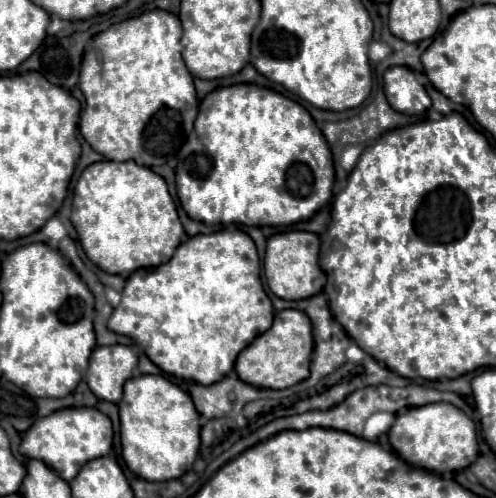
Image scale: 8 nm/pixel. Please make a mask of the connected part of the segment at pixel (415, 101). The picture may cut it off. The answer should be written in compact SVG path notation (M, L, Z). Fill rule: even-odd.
M392 66L384 72L384 92L388 104L402 114L422 114L432 106L426 88L406 66Z

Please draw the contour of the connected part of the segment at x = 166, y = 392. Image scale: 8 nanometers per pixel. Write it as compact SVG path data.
M142 374L138 378L130 378L124 384L124 398L118 404L120 408L120 436L122 436L122 458L126 466L144 480L150 482L164 482L174 480L186 474L198 454L200 448L200 414L196 414L192 398L176 384L172 384L164 376Z

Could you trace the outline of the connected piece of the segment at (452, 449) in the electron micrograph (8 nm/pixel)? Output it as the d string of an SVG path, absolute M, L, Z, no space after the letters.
M434 402L428 406L414 406L412 410L402 410L396 414L396 420L390 428L390 444L394 450L412 466L432 470L432 472L458 472L470 466L478 456L478 440L476 440L476 424L454 404L450 402Z

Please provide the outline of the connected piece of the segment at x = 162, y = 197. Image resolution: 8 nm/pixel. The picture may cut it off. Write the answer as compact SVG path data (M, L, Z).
M102 160L90 164L76 182L70 220L86 256L110 274L164 264L184 238L184 228L164 178L136 162Z

